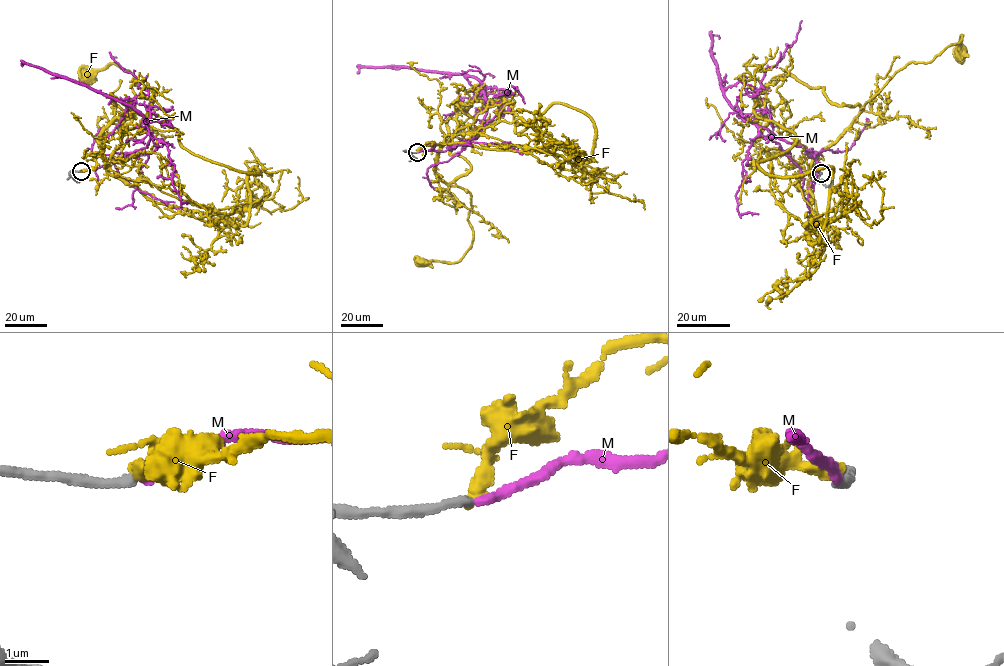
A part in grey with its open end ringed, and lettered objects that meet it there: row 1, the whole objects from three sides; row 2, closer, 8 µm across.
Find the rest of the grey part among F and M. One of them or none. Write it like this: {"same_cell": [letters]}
{"same_cell": ["M"]}

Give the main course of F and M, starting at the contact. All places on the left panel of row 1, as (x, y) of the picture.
F: (81, 171), (95, 168), (102, 132), (134, 109), (132, 86), (137, 84), (129, 71), (115, 64), (86, 78)
M: (81, 171), (97, 169), (146, 147), (151, 134), (145, 119), (129, 106), (86, 86), (26, 63), (22, 66)

